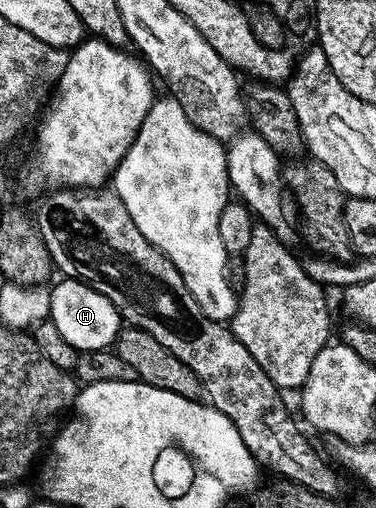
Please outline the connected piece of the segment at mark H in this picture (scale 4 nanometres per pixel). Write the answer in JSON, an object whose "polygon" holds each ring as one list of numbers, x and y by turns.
{"polygon":[[64,277,63,280,53,284,50,290,50,317,56,325,56,331,60,333,60,337,72,345,79,353,105,351,109,350,118,340,118,335,124,325,123,316,115,306,110,296,100,294,96,287,89,285,85,280,76,277]]}

